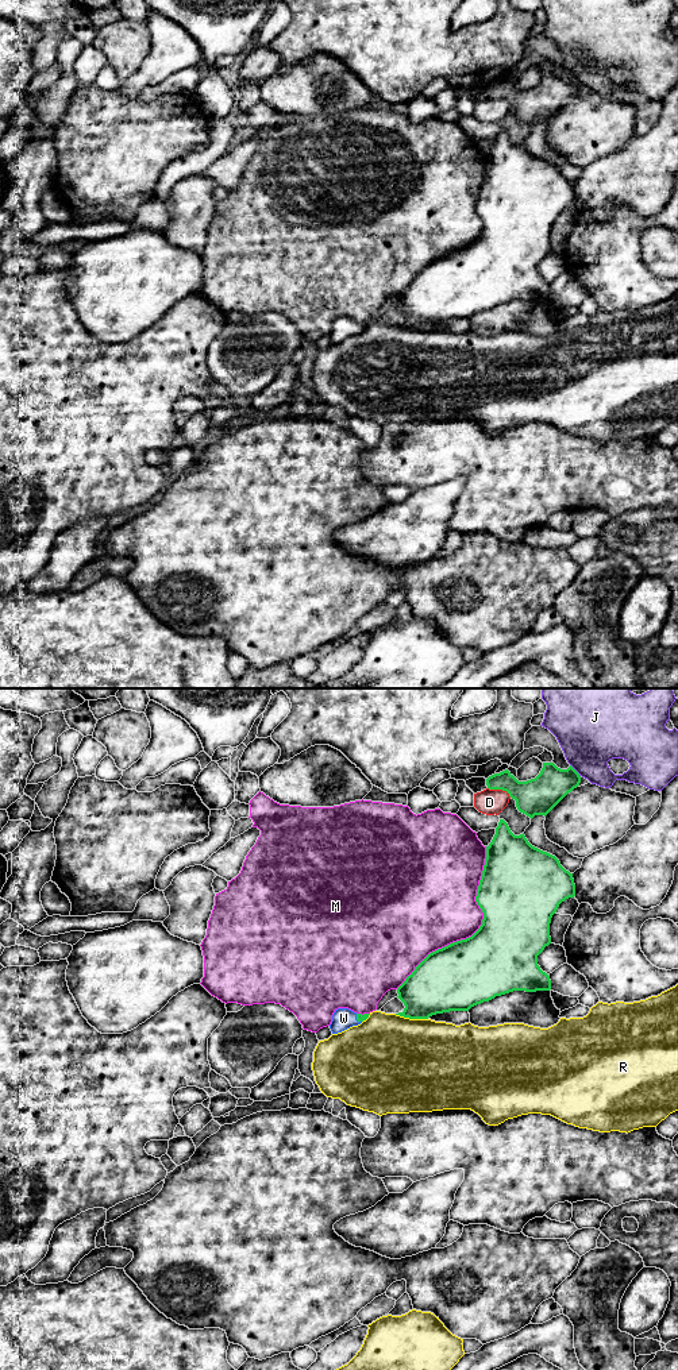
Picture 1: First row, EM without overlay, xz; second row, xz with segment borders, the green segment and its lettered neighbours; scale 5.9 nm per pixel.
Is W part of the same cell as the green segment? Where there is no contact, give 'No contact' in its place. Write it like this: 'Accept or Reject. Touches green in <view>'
Accept. Touches green in xz

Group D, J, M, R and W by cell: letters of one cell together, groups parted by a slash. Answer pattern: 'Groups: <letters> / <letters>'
Groups: D / J / M / R / W

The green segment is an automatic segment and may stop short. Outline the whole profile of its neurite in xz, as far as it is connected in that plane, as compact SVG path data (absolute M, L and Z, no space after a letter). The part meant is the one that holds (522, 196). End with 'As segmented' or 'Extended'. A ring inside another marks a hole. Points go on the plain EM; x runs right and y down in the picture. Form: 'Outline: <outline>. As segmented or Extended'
Outline: M500 128L492 151L486 155L486 167L477 198L475 211L484 221L482 234L469 247L452 251L429 262L397 297L404 312L402 321L396 324L409 328L428 328L450 320L469 320L471 316L489 310L513 300L550 300L550 285L538 274L538 265L551 252L550 232L559 213L575 205L573 182L559 169L532 155L524 142L515 144L508 132Z. As segmented

